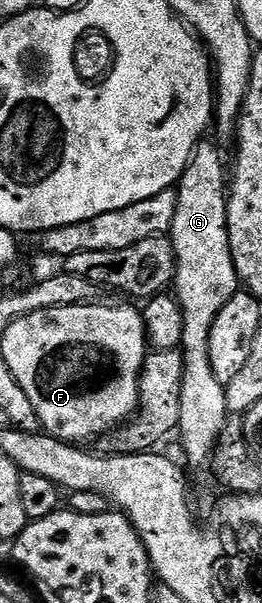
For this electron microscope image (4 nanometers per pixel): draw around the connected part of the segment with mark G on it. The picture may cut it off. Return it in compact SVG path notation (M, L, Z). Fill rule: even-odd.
M209 139L197 142L193 158L187 163L175 188L175 219L167 236L173 242L177 260L177 274L173 277L171 289L183 311L183 337L179 350L183 359L179 434L186 459L193 465L208 466L230 416L225 386L215 379L215 371L211 371L211 323L215 323L215 315L227 307L227 299L239 292L227 227L227 161L221 158L220 151Z

